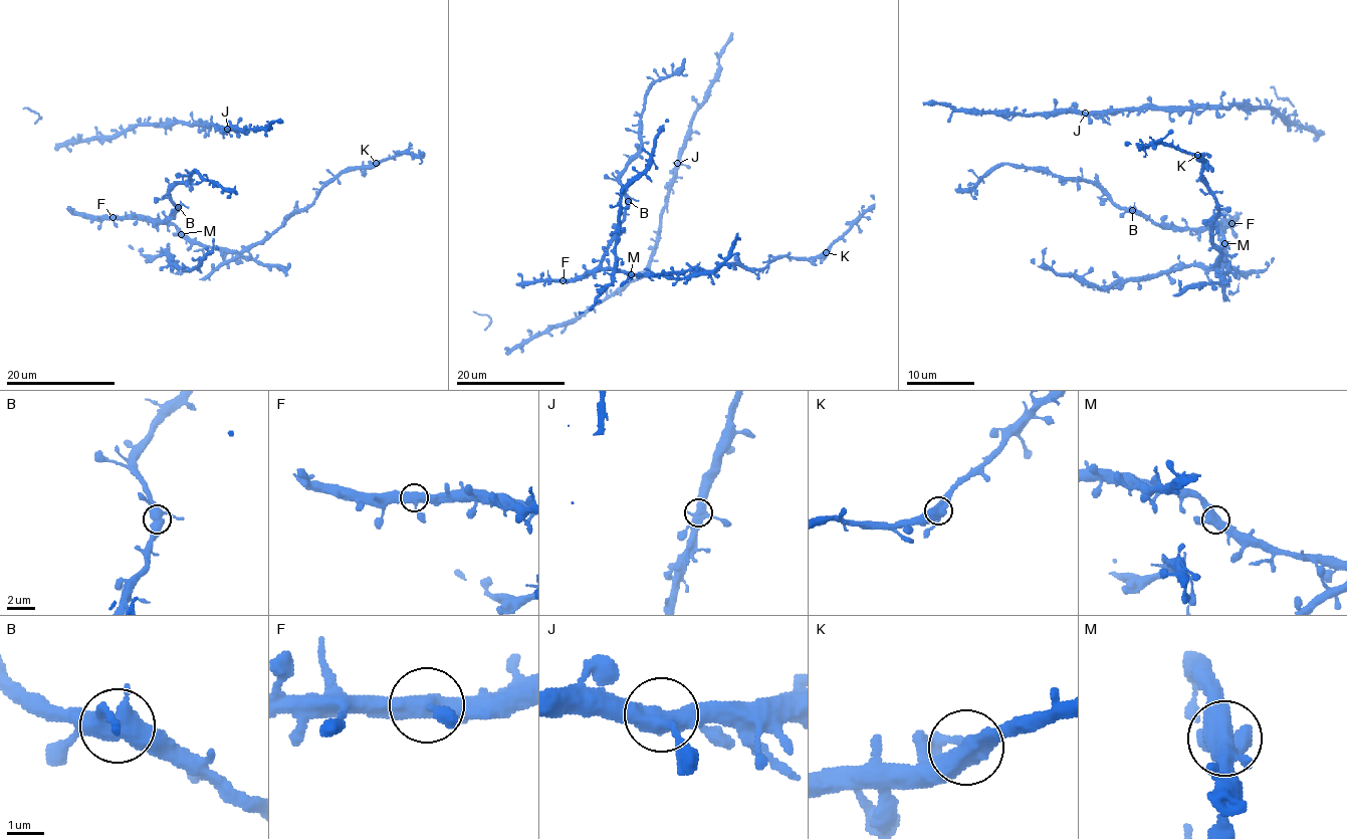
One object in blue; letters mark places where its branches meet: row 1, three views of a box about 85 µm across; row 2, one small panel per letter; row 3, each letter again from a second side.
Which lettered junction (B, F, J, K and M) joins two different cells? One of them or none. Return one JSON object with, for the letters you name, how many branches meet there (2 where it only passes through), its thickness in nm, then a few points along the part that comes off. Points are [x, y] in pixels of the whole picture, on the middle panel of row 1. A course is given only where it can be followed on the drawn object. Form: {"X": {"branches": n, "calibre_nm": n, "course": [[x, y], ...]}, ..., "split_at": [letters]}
{"split_at": []}

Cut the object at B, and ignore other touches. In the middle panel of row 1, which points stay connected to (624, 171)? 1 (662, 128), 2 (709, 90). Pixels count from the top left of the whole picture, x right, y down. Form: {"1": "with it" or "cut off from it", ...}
{"1": "cut off from it", "2": "cut off from it"}

